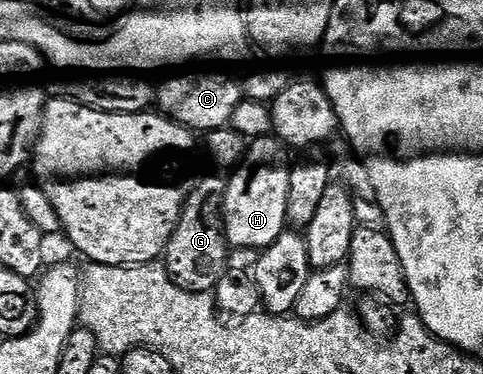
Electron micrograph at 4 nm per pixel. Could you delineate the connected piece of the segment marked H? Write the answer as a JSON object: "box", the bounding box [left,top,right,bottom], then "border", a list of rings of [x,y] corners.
{"box":[223,139,289,249],"border":[[[252,139],[248,142],[245,157],[227,179],[227,192],[223,194],[223,224],[227,241],[235,249],[262,249],[273,245],[281,237],[287,222],[289,201],[288,148],[278,139]]]}

